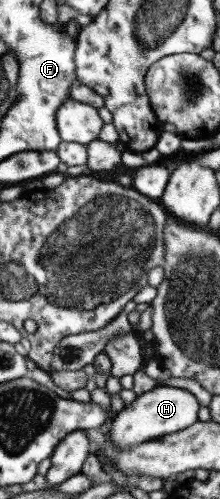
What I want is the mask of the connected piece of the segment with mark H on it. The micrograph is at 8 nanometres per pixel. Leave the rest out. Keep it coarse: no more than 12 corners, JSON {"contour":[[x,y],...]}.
{"contour":[[157,385],[111,419],[118,450],[188,428],[200,406]]}

